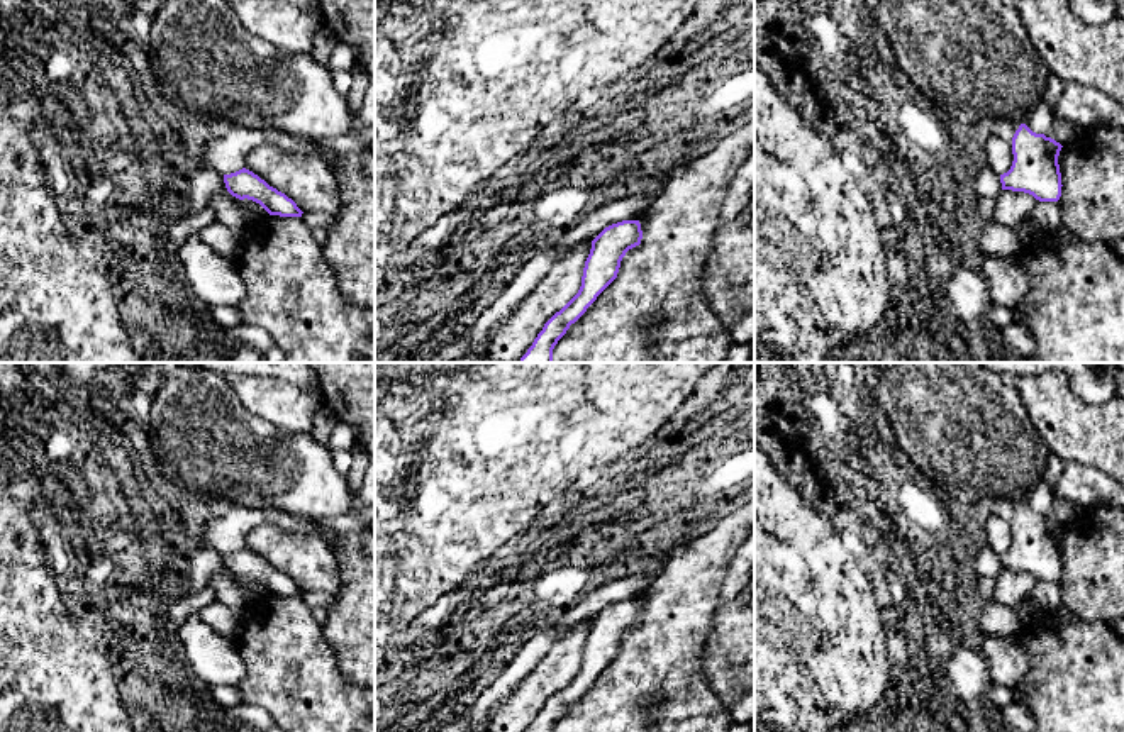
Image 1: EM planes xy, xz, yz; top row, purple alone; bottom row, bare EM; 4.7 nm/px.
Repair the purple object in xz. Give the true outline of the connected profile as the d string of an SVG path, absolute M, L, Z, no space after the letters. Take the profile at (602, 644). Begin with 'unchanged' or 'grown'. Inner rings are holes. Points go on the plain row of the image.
unchanged; M622 600L605 607L592 620L578 673L544 703L527 732L553 732L570 705L617 657L622 637L629 629L639 625L641 618L643 610L639 600Z

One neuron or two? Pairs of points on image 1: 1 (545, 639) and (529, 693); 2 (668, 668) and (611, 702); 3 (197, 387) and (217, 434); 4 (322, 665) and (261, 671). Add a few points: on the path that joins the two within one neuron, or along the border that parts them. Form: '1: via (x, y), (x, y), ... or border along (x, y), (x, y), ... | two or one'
1: border along (565, 632), (516, 685) | two
2: via (655, 682), (634, 702), (624, 702) | one
3: via (202, 399), (202, 419), (205, 422) | one
4: via (307, 665), (299, 659), (287, 661), (277, 671) | one

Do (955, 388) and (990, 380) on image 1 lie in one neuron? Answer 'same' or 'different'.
same

